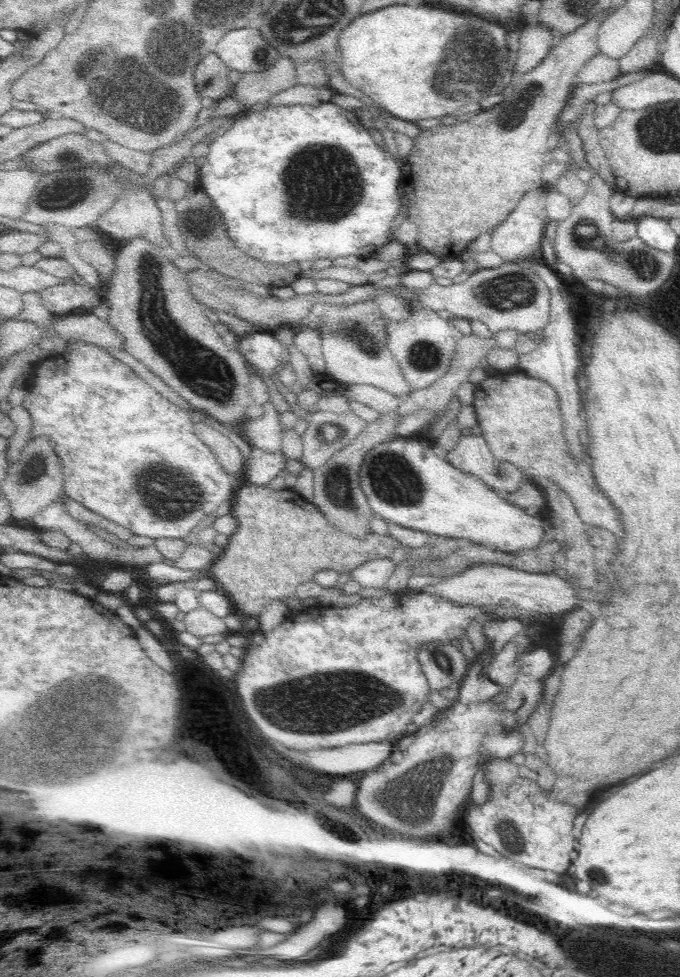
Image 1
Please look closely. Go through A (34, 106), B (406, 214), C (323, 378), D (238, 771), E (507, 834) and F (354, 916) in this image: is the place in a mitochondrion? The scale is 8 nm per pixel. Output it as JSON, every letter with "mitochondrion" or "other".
{"A":"other","B":"other","C":"other","D":"other","E":"mitochondrion","F":"other"}

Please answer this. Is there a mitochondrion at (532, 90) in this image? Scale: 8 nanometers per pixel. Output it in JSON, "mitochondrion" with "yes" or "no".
{"mitochondrion":"yes"}

